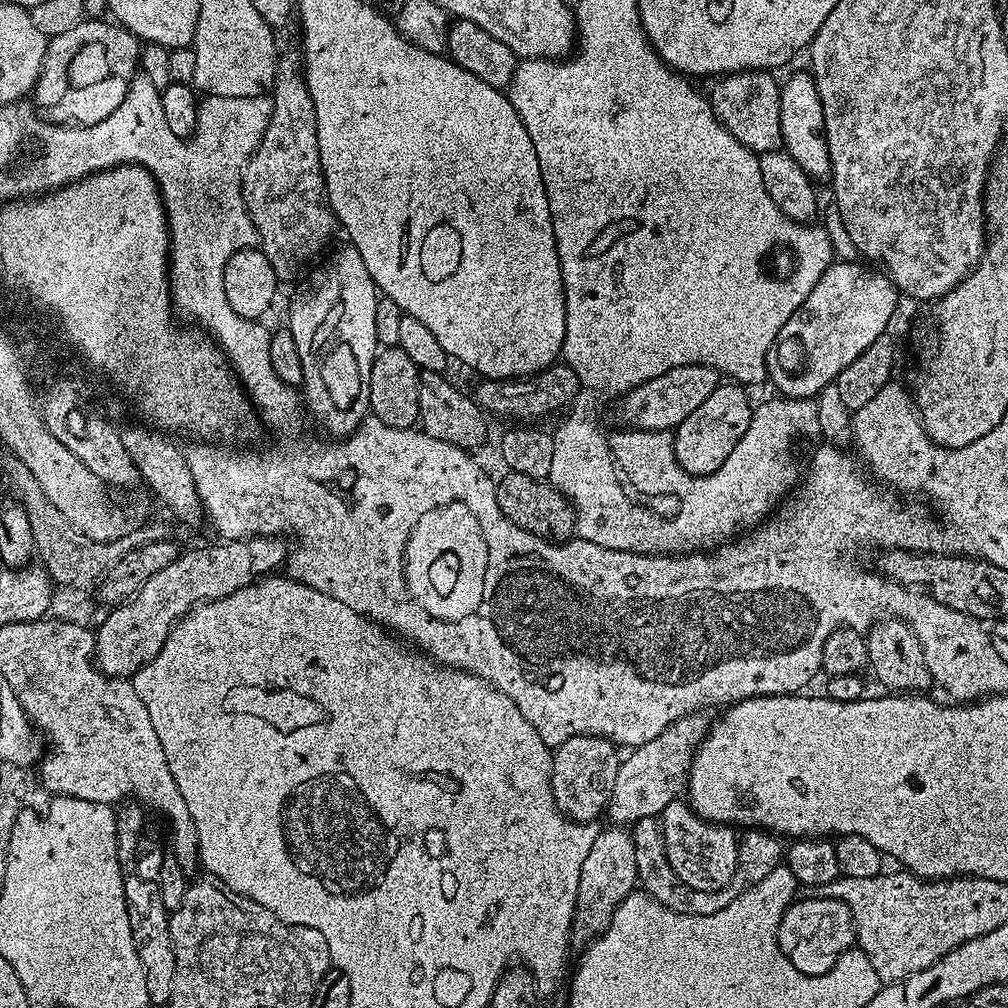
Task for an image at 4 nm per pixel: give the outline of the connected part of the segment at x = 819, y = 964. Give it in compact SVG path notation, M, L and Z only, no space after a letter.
M796 898L782 914L778 946L802 974L824 976L839 965L840 955L856 944L856 927L846 902L826 898Z

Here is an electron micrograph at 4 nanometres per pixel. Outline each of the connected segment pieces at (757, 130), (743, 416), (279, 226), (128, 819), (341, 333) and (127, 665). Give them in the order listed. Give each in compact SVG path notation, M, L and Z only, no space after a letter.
M760 69L732 73L721 77L712 92L710 103L719 122L728 133L751 149L756 155L775 152L782 145L781 138L781 85L773 73Z
M736 382L721 383L719 388L674 429L674 443L676 446L676 457L682 466L691 476L705 476L716 472L726 458L742 442L742 434L750 426L750 418L754 407L753 401L748 401L748 396L743 387Z
M299 55L288 56L279 61L276 69L276 83L271 89L270 95L272 97L272 117L266 126L266 134L262 134L260 145L252 151L252 156L248 160L248 165L244 167L242 174L242 194L244 195L244 205L250 214L250 218L256 227L256 233L260 239L258 245L260 251L266 254L266 258L270 258L270 266L274 266L274 274L277 281L284 282L284 280L292 280L324 247L328 244L328 239L332 236L332 231L337 231L338 221L336 215L333 214L331 206L328 204L328 197L324 190L324 171L322 170L322 162L318 158L318 134L316 133L316 107L310 98L310 90L304 81L304 69L302 67L302 60Z
M124 802L115 809L116 841L118 842L118 862L124 871L124 893L126 910L130 914L130 930L134 934L134 946L146 974L146 994L153 1005L163 1006L174 990L174 946L170 942L170 913L162 906L162 894L155 879L136 872L140 868L140 839L144 836L145 809L136 802Z
M351 246L340 248L312 277L308 280L308 285L300 292L300 297L292 304L292 309L288 312L288 320L286 327L294 334L294 342L298 342L298 358L302 358L302 370L304 371L304 383L302 385L302 400L312 411L312 416L325 428L328 432L333 432L333 437L343 438L350 436L364 417L369 415L370 409L368 399L370 398L370 370L372 363L378 351L376 335L374 334L374 310L376 309L376 301L378 299L378 289L376 283L370 278L370 270L366 270L366 262L362 262L362 254L358 254L358 250Z
M254 536L250 540L230 540L212 544L209 548L196 548L193 552L185 551L166 570L154 574L134 598L130 598L125 604L115 605L112 612L100 628L95 629L96 633L96 667L107 676L119 676L131 678L138 670L142 670L162 650L168 635L177 622L183 620L197 604L210 600L221 600L246 585L251 584L270 574L270 562L272 562L272 536Z

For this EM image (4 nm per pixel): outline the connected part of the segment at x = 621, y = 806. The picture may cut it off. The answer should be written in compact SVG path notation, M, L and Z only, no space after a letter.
M695 711L678 717L662 730L662 734L658 734L658 738L650 738L650 742L631 749L621 759L606 809L607 819L612 819L609 821L613 825L631 826L642 818L659 817L660 812L685 791L688 774L692 771L692 757L710 727L709 717L700 715L704 714Z

